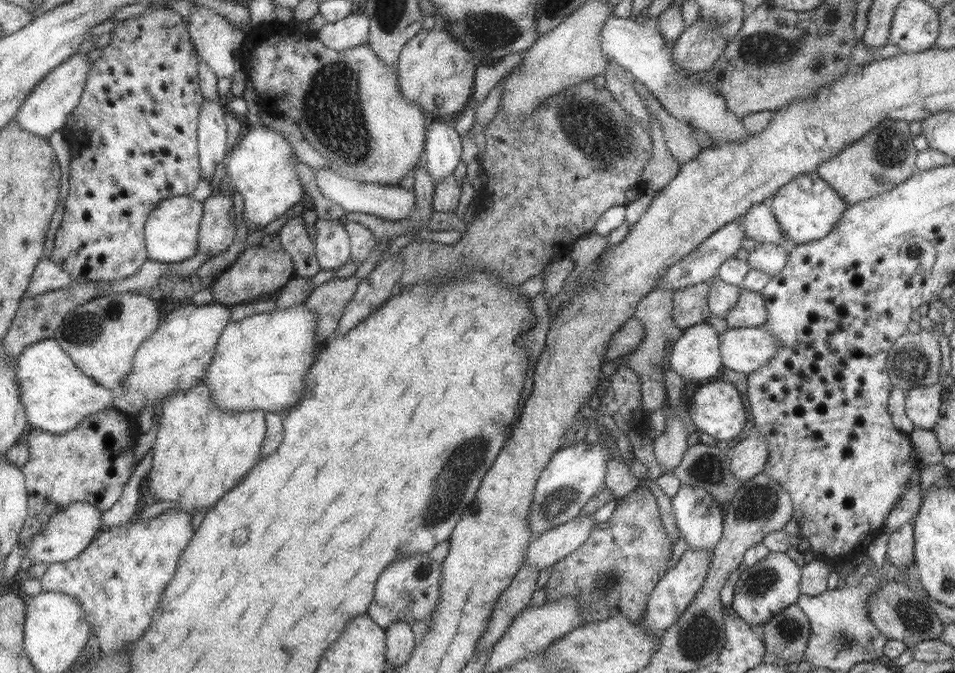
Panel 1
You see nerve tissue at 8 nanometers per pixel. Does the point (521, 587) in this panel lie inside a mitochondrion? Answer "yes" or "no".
no

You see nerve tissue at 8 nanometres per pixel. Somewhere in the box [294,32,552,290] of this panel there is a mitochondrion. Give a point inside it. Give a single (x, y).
(331, 110)

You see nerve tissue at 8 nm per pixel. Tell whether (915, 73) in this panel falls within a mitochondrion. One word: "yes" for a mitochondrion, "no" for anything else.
no

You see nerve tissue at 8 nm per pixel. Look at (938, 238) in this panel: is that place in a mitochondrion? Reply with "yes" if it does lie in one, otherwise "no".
no

